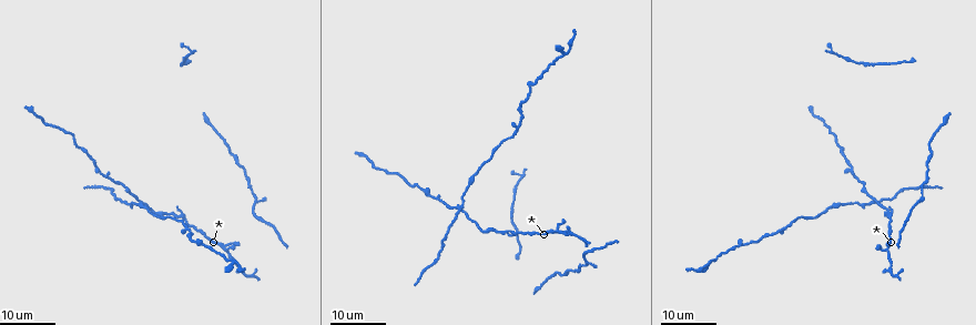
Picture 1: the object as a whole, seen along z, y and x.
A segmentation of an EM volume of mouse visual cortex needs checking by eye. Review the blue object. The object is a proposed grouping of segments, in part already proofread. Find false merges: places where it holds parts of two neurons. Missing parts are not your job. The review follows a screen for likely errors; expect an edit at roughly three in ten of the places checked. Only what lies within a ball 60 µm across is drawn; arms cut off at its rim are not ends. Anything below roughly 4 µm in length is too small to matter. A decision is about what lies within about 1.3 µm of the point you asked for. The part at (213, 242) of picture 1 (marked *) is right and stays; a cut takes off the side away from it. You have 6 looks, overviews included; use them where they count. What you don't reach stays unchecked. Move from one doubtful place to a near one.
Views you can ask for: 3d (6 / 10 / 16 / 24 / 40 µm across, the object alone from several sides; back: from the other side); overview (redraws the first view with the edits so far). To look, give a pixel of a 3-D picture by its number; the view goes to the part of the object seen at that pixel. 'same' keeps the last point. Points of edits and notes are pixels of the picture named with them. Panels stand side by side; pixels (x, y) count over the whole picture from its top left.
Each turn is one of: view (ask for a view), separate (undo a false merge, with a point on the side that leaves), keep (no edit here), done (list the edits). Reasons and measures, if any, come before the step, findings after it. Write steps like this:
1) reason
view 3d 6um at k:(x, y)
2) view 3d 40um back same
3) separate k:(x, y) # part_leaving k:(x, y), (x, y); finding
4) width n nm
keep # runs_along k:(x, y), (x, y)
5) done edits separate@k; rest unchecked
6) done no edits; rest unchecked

looks like a crossing
view 3d 16um at 1:(553, 231)

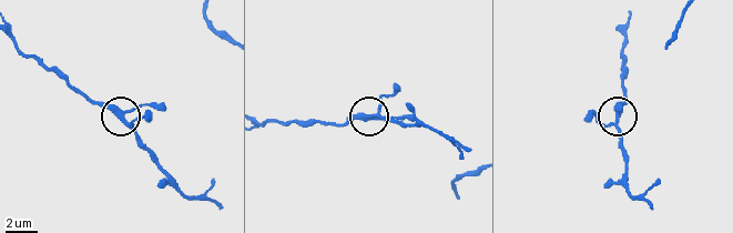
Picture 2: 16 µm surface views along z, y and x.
view 3d 6um at 2:(123, 114)

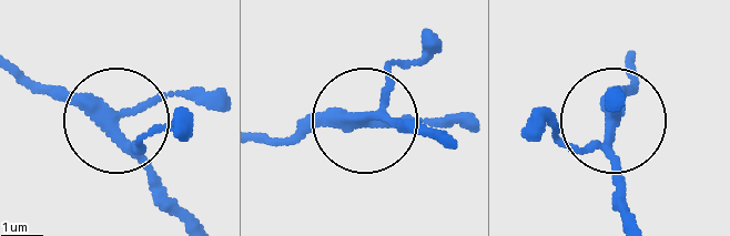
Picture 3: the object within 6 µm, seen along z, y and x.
width 270 nm
keep # continuous, no second neuron

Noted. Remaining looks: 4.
abrupt turn
view 3d 16um at 1:(831, 54)

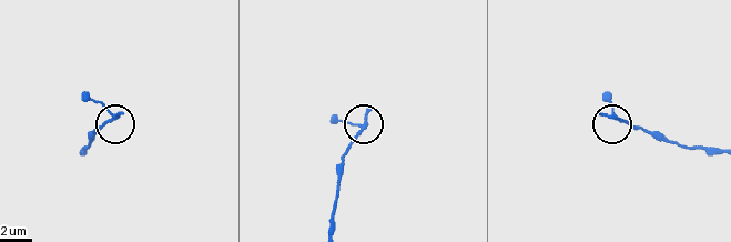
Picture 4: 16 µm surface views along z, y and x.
view 3d 10um at 4:(112, 117)

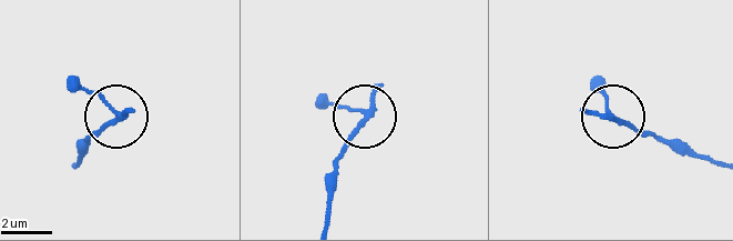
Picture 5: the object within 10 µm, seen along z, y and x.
view 3d 10um back at 5:(611, 117)

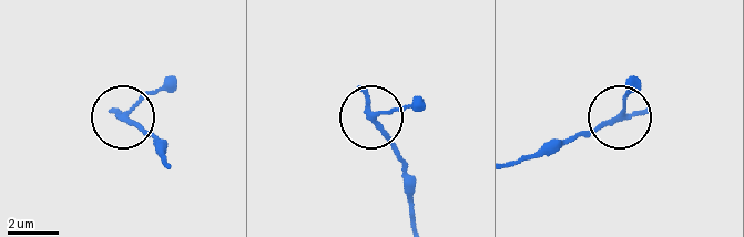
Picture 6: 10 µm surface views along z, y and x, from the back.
width 170 nm
keep # runs_along 6:(167, 164), (150, 134), (126, 120), (171, 76); one neuron here

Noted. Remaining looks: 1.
done no edits; rest unchecked

